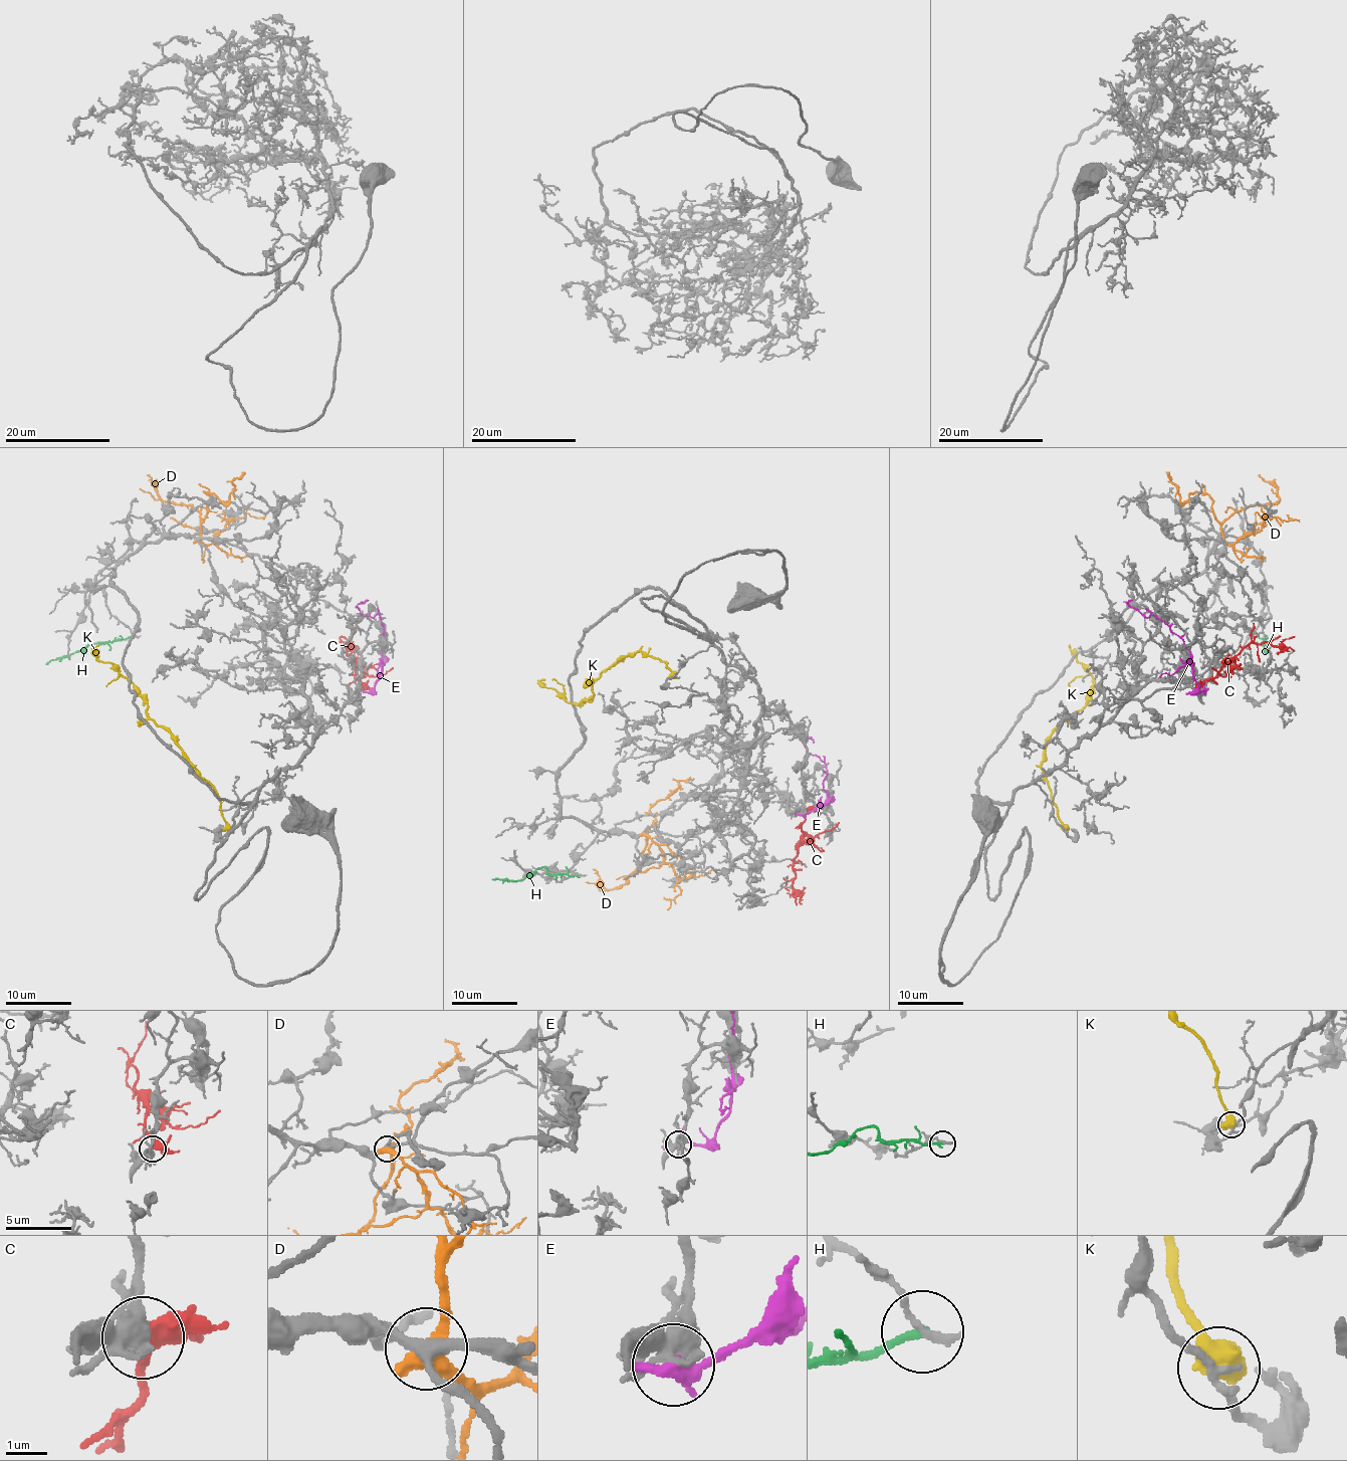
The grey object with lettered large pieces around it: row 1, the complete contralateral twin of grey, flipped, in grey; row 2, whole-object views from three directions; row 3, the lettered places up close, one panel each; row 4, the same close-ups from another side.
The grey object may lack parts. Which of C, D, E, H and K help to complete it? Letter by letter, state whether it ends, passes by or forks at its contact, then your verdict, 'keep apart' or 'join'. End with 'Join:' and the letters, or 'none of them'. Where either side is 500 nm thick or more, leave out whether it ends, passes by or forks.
C: it forks there; join
D: it passes by; keep apart
E: it passes by; keep apart
H: it ends there; keep apart
K: keep apart
Join: C

